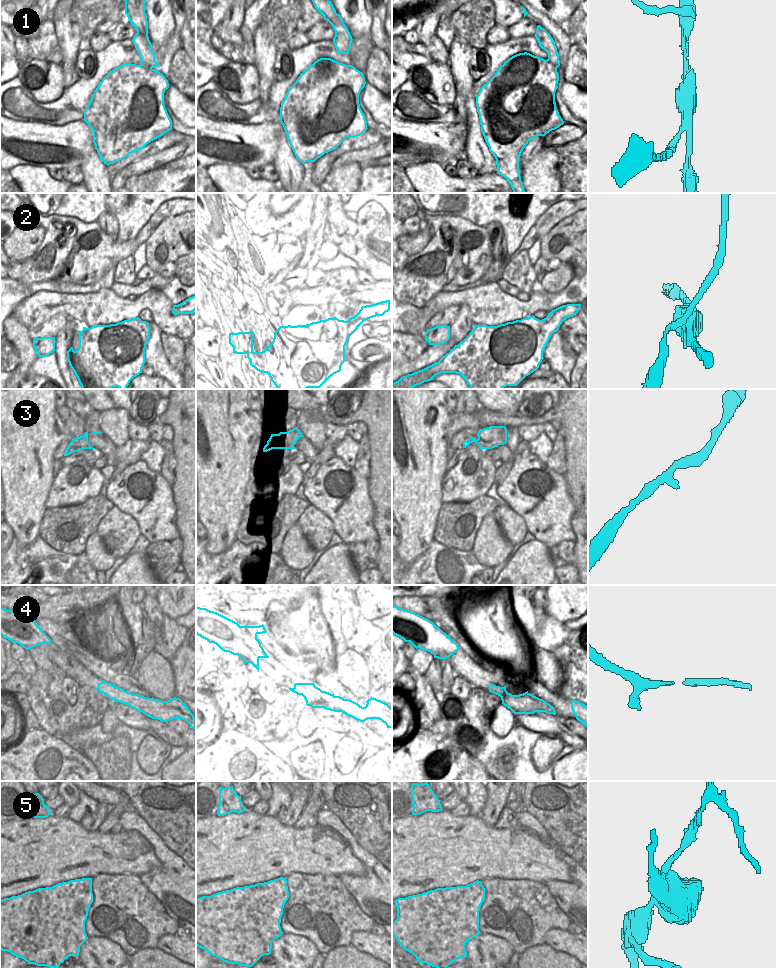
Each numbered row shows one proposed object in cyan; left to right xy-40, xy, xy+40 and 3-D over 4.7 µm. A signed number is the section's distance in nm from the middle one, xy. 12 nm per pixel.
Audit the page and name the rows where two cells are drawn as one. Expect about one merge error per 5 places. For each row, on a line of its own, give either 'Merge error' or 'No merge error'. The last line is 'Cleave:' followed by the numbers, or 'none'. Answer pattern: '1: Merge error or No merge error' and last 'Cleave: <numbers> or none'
1: Merge error
2: Merge error
3: No merge error
4: No merge error
5: Merge error
Cleave: 1, 2, 5.

